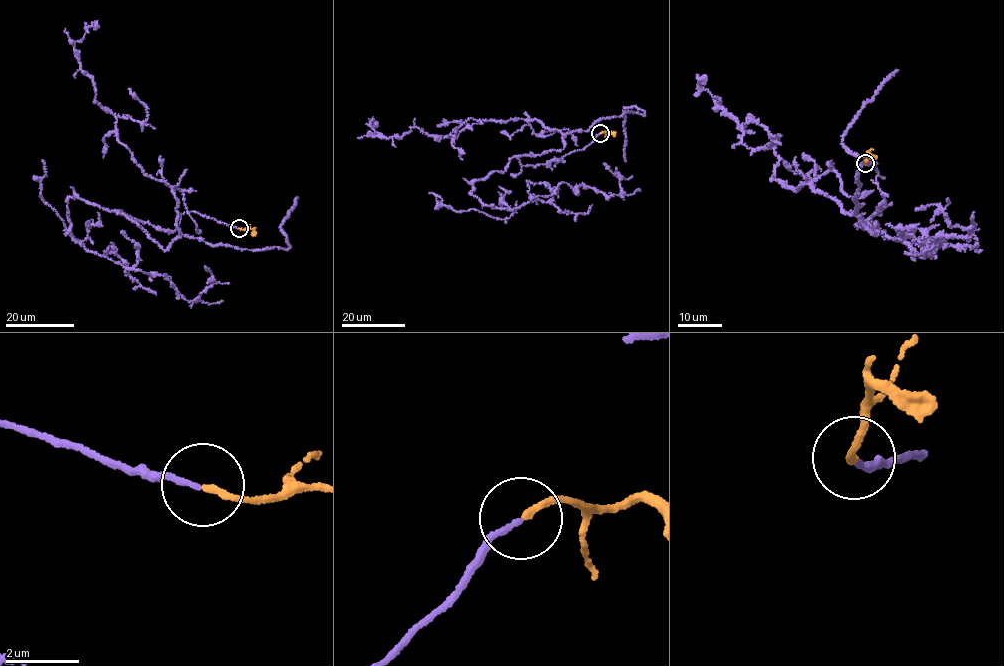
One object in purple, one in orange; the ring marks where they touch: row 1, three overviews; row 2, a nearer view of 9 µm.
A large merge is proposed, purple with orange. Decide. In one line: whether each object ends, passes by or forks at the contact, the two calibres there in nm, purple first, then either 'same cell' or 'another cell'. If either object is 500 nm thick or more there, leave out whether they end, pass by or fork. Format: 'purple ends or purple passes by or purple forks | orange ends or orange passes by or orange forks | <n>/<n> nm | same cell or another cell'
purple ends | orange ends | 140/180 nm | same cell

